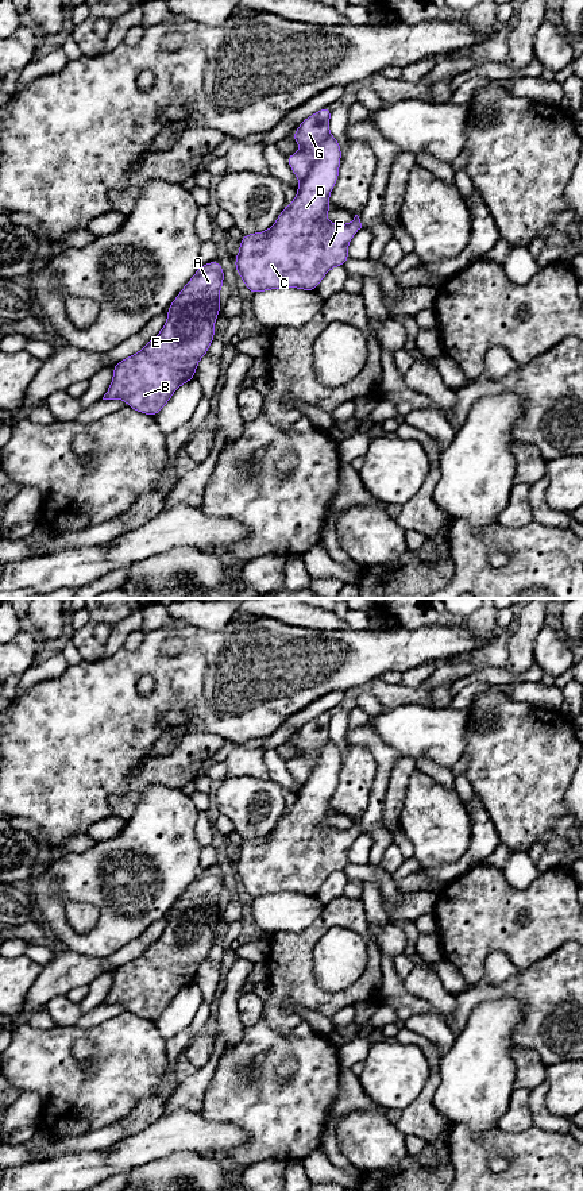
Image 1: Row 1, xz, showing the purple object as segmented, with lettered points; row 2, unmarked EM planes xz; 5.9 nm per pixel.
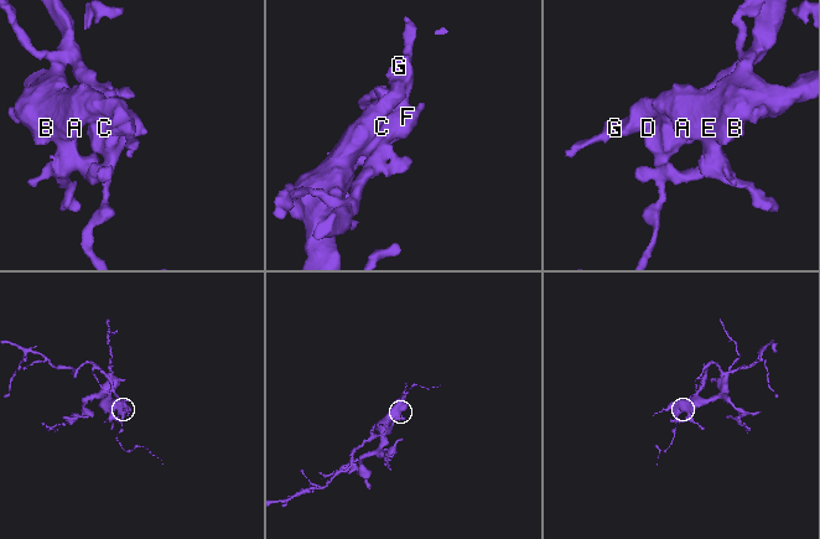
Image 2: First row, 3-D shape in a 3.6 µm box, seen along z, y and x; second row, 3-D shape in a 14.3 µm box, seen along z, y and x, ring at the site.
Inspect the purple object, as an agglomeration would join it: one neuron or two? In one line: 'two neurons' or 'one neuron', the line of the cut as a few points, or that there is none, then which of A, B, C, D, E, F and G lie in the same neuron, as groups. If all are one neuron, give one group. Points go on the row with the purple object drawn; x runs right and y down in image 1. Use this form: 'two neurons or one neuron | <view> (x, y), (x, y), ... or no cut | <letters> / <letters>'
two neurons | xz (329, 134), (317, 150), (316, 161), (308, 174), (300, 182) | A B E G / C D F

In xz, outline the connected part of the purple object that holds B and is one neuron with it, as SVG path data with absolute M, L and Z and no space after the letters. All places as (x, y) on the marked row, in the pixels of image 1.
M217 259L198 267L167 309L167 320L161 332L136 354L117 362L113 379L103 400L124 400L134 411L157 416L174 392L192 381L200 359L208 354L215 339L215 321L221 309L220 289L224 269Z

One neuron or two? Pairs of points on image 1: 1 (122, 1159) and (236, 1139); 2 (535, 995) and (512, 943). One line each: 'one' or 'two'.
1: one
2: two

